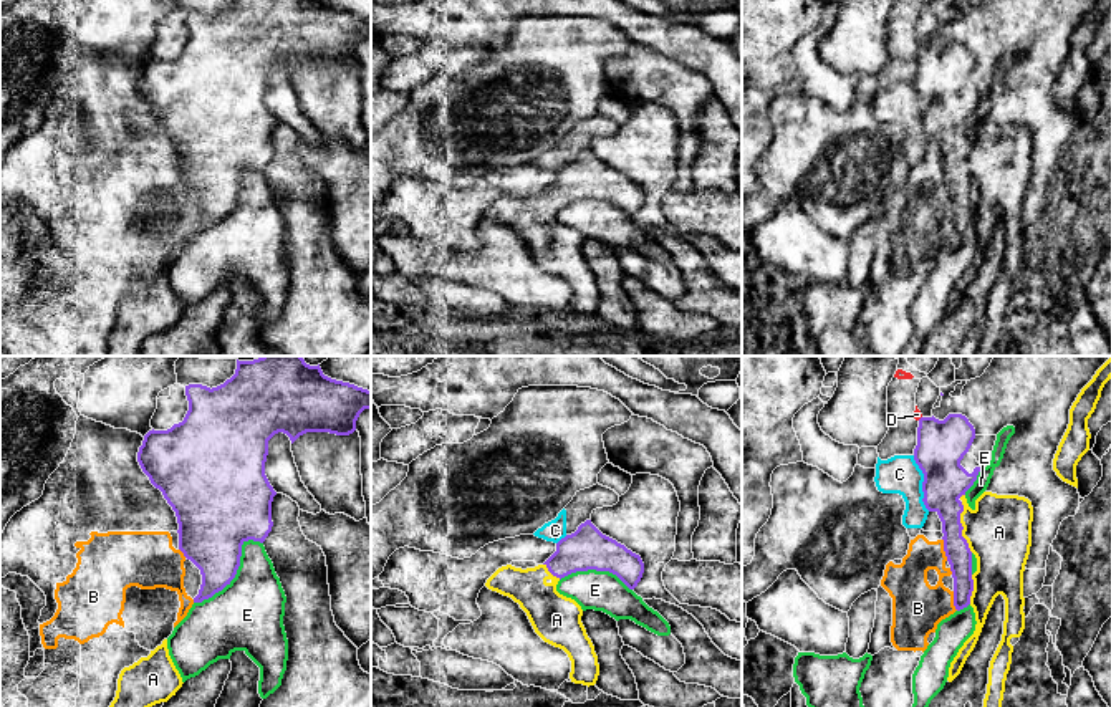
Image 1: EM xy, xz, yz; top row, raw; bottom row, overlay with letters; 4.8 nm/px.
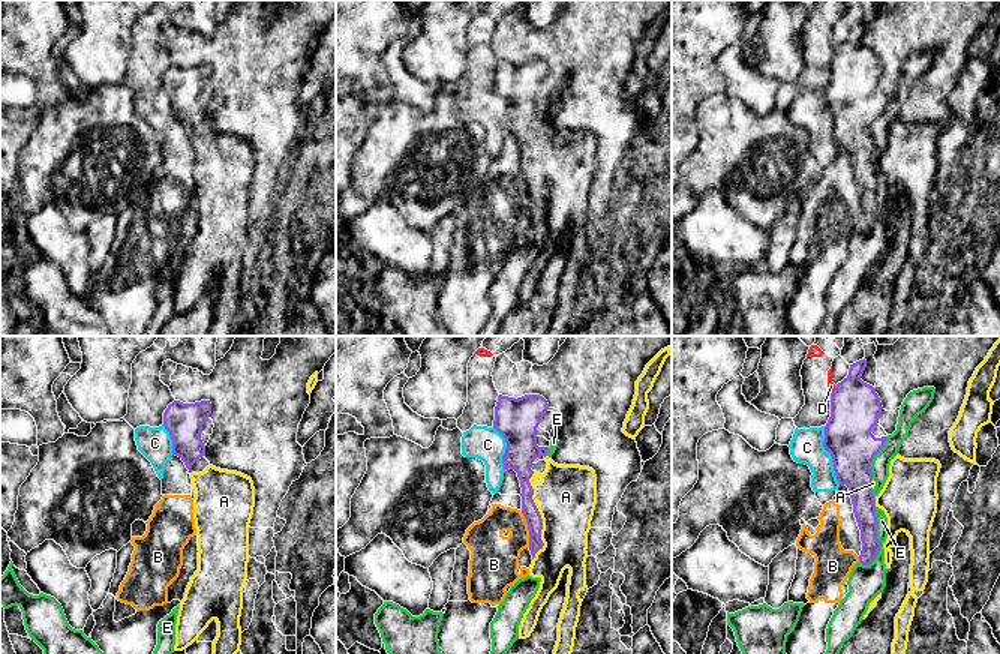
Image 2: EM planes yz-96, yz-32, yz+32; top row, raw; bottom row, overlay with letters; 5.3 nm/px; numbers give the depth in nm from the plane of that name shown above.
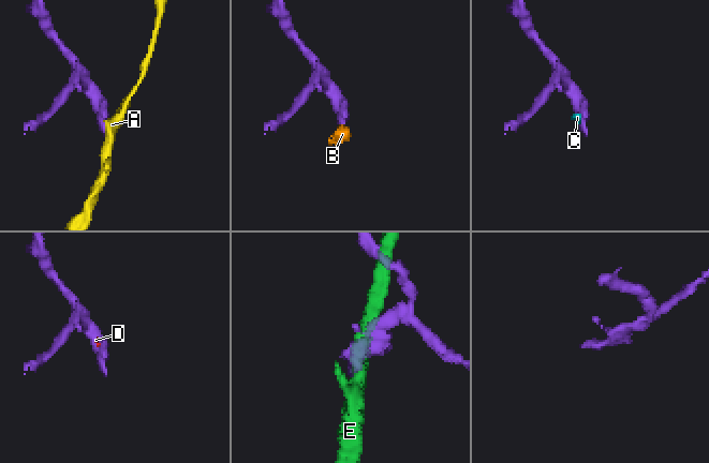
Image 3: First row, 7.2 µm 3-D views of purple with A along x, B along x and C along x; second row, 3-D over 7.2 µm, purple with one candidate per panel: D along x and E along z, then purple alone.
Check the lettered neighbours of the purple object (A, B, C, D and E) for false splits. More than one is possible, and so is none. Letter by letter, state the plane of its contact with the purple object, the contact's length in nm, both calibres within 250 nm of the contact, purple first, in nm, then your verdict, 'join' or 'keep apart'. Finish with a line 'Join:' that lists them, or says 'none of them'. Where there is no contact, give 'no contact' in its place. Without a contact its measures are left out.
A: yz | 260 nm | 220/320 nm | join
B: yz | 110 nm | 140/200 nm | keep apart
C: yz | 280 nm | 240/190 nm | keep apart
D: no contact | keep apart
E: xy | 440 nm | 340/360 nm | keep apart
Join: A

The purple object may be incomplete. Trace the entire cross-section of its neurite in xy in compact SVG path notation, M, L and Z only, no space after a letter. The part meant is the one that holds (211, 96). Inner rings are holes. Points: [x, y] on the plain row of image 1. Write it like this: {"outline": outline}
{"outline": "M235 0L217 17L185 15L189 40L182 51L167 60L149 60L137 81L137 91L151 113L172 136L179 152L179 179L202 204L194 232L202 232L222 220L235 207L240 195L242 174L248 169L263 172L272 161L272 131L277 121L265 104L268 70L283 61L291 73L306 61L349 65L364 38L371 38L371 20L336 10L323 0Z"}

